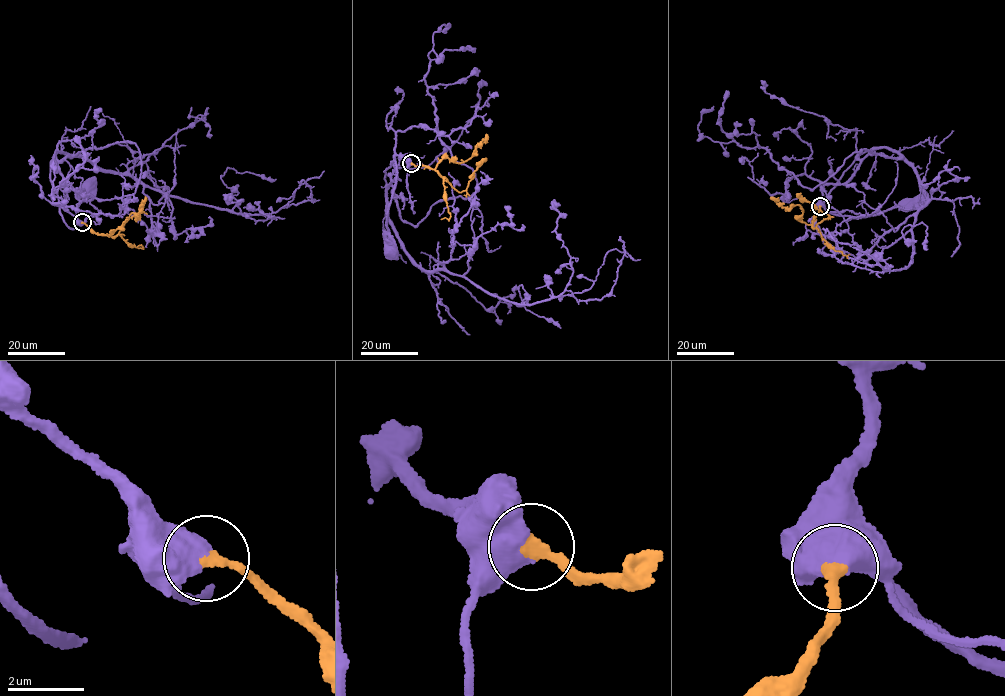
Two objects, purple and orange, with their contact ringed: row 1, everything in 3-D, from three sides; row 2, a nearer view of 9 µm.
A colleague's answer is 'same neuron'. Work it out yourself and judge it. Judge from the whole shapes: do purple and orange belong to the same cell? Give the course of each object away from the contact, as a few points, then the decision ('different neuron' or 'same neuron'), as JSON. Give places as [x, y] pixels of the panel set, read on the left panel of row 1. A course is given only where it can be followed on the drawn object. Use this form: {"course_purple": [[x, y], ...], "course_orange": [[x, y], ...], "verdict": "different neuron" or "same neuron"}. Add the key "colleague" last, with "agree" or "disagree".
{"course_purple": [[81, 222], [61, 207], [65, 183], [56, 162], [51, 163], [49, 177], [69, 228], [76, 226], [88, 187]], "course_orange": [[81, 222], [98, 234], [115, 236], [126, 221], [141, 211], [140, 206], [145, 199]], "verdict": "same neuron", "colleague": "agree"}

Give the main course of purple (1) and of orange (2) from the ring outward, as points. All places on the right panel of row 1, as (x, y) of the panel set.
1: (820, 206), (824, 186), (848, 179), (869, 150), (857, 156), (830, 191), (827, 210), (866, 217), (917, 200)
2: (820, 206), (811, 225), (815, 228), (830, 216), (796, 194)

